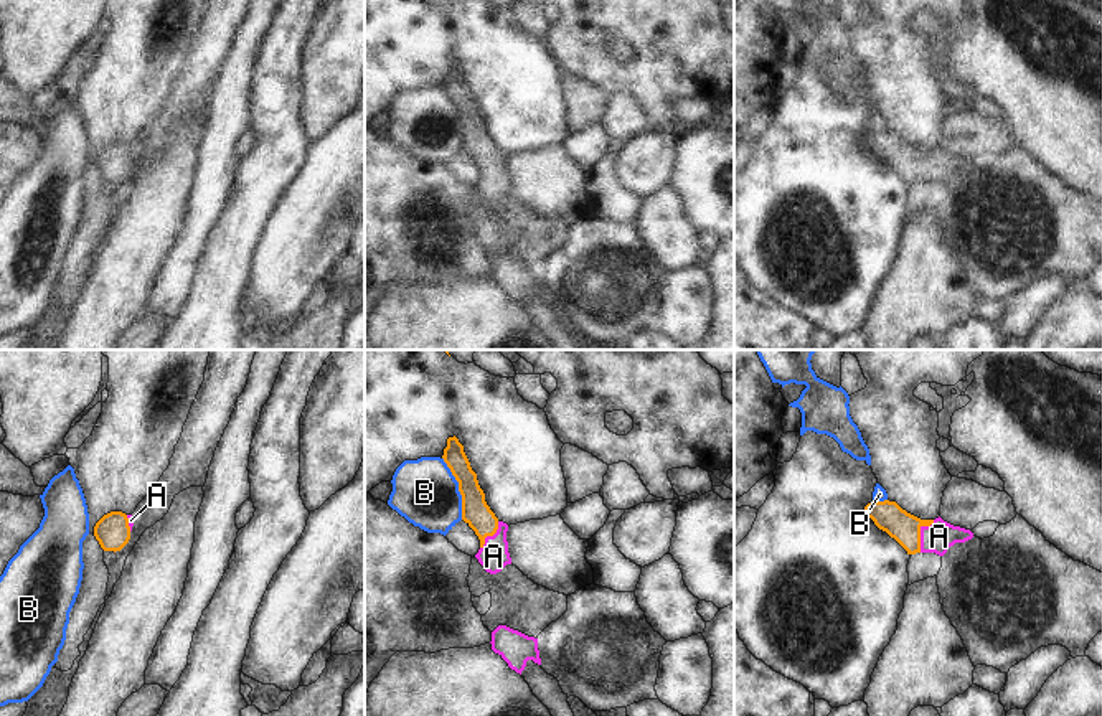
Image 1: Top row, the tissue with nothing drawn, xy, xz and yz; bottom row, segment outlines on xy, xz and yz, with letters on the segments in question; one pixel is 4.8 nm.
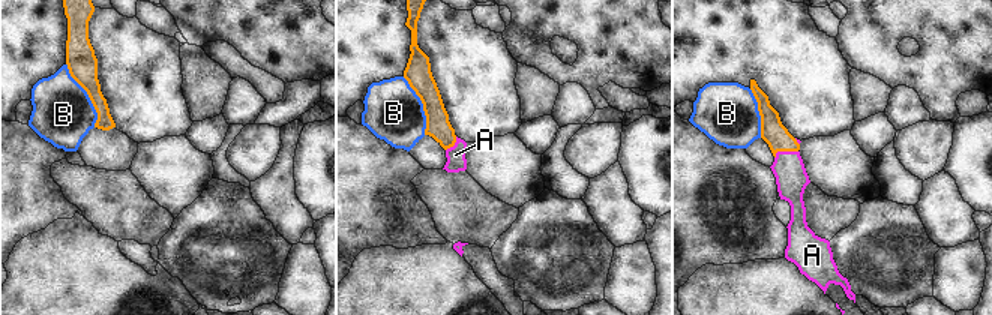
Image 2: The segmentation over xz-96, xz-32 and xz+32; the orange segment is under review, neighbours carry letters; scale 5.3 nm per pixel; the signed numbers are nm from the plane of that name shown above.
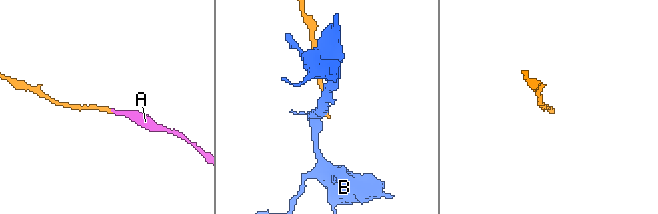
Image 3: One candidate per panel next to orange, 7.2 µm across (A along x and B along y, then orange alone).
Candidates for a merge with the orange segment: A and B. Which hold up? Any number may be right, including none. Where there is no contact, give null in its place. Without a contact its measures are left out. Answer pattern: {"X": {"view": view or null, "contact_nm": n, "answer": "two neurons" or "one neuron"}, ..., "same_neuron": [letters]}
{"A": {"view": "yz", "contact_nm": 180, "answer": "one neuron"}, "B": {"view": "xz", "contact_nm": 320, "answer": "two neurons"}, "same_neuron": ["A"]}

